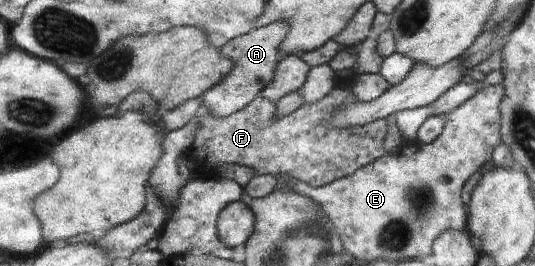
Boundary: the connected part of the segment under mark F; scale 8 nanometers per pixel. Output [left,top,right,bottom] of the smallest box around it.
[184,81,388,188]

